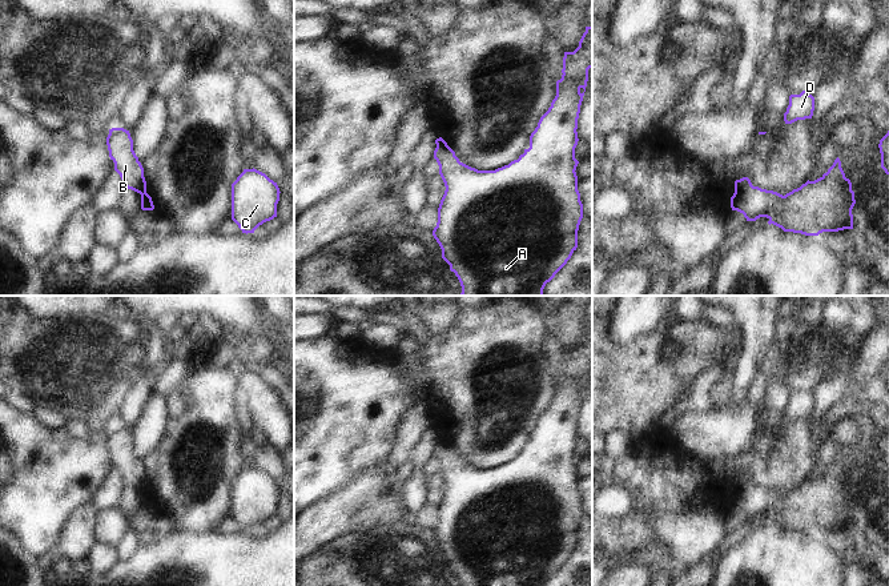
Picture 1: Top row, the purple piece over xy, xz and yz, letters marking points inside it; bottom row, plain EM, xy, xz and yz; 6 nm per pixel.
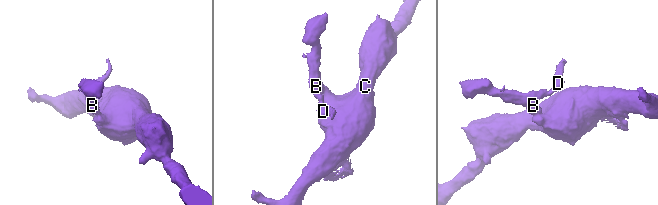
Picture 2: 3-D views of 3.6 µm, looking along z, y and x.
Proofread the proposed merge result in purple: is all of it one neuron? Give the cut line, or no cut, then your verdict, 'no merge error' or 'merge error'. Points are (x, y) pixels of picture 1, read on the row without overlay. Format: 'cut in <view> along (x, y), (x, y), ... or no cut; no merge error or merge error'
cut in yz along (752, 484), (744, 484), (735, 490); merge error

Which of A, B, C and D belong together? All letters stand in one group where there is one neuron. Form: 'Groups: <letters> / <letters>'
Groups: A C / B D

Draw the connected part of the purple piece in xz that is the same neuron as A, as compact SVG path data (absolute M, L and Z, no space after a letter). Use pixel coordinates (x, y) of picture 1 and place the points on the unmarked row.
M586 325L579 345L564 350L562 377L556 380L556 394L530 434L530 446L518 458L495 469L478 469L459 459L443 438L434 449L446 489L438 506L438 521L433 534L442 547L462 586L544 586L567 562L578 546L578 529L583 517L583 502L578 489L575 446L578 417L592 366L592 325Z

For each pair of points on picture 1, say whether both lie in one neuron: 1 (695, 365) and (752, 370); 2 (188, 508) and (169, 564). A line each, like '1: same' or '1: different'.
1: different
2: different

